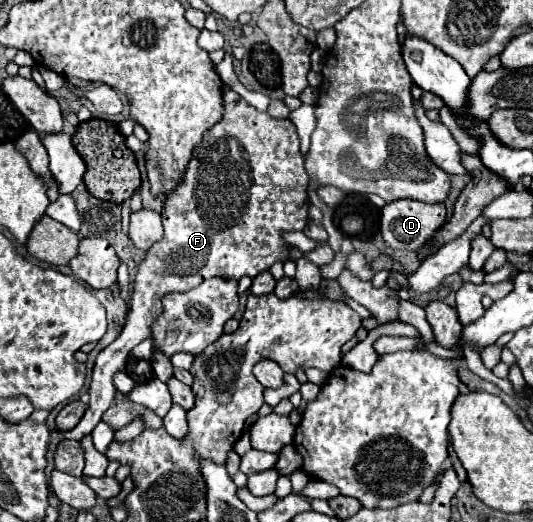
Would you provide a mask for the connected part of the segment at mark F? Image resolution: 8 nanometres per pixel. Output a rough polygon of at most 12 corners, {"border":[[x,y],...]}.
{"border":[[232,90],[164,200],[82,440],[166,292],[286,262],[308,224],[296,126]]}

